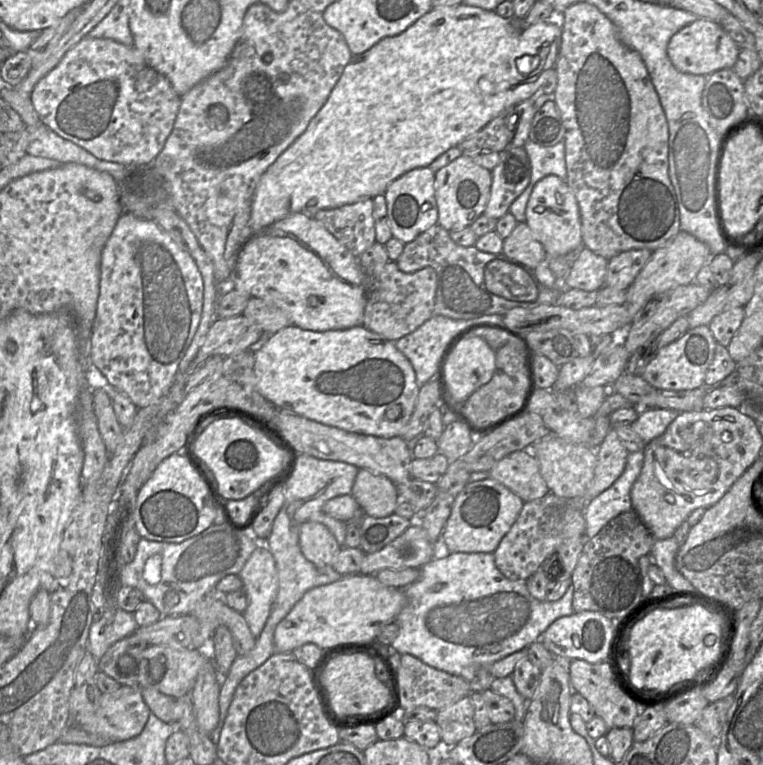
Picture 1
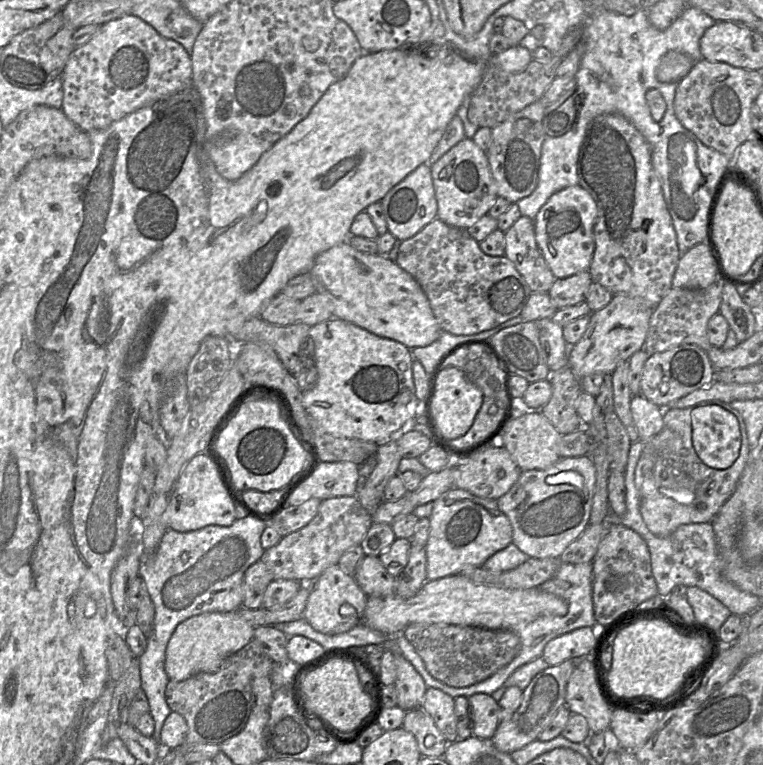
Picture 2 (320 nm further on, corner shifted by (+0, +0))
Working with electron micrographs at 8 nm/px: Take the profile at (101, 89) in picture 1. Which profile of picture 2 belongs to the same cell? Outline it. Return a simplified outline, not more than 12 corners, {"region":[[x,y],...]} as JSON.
{"region":[[131,14],[60,75],[85,132],[192,85],[190,55]]}

